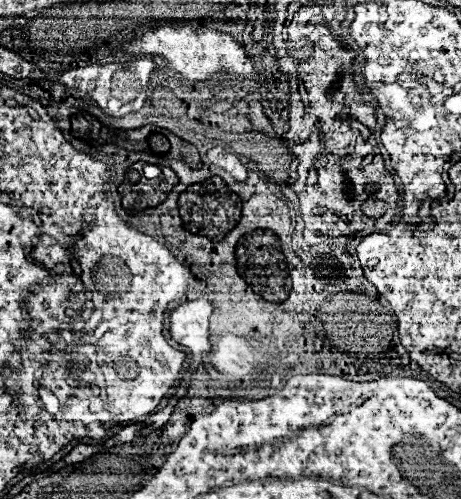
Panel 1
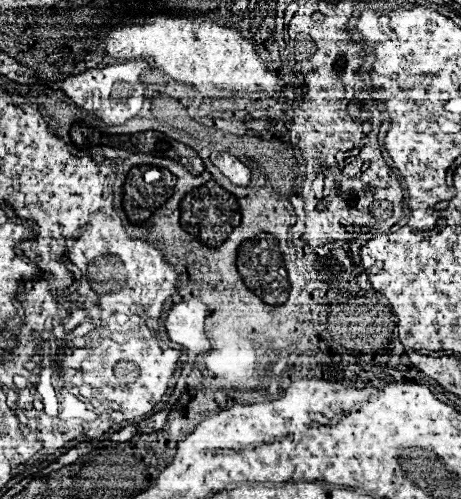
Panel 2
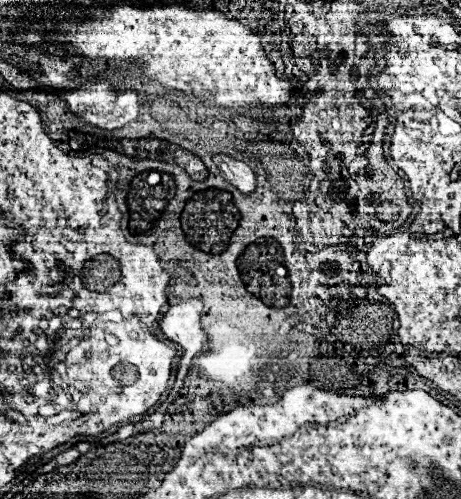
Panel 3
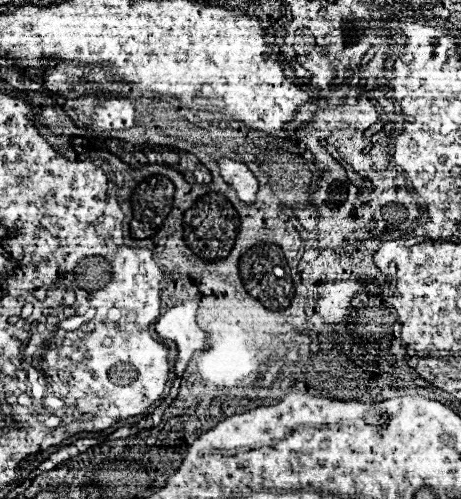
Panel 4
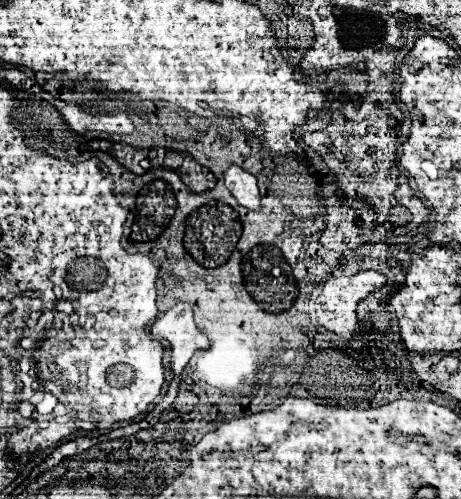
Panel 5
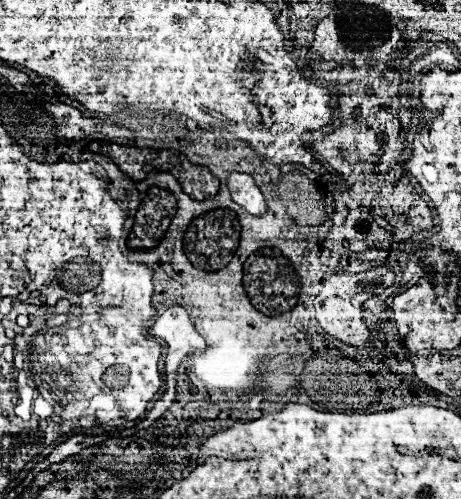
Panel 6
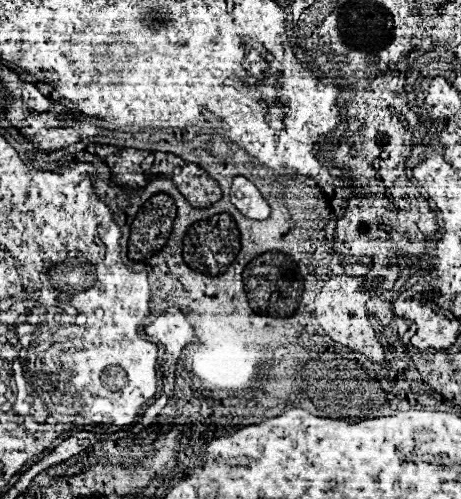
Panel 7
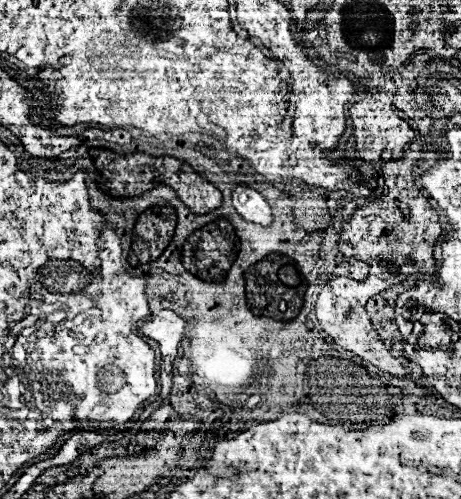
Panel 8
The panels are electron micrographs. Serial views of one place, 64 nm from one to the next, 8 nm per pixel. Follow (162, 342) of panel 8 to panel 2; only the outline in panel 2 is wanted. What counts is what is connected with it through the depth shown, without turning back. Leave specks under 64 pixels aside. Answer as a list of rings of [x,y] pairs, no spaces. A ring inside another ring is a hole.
[[[192,298],[172,306],[164,322],[170,340],[184,346],[188,350],[186,354],[192,358],[198,356],[200,352],[210,350],[210,342],[204,334],[204,318],[206,318],[206,304],[202,304],[198,298]]]

